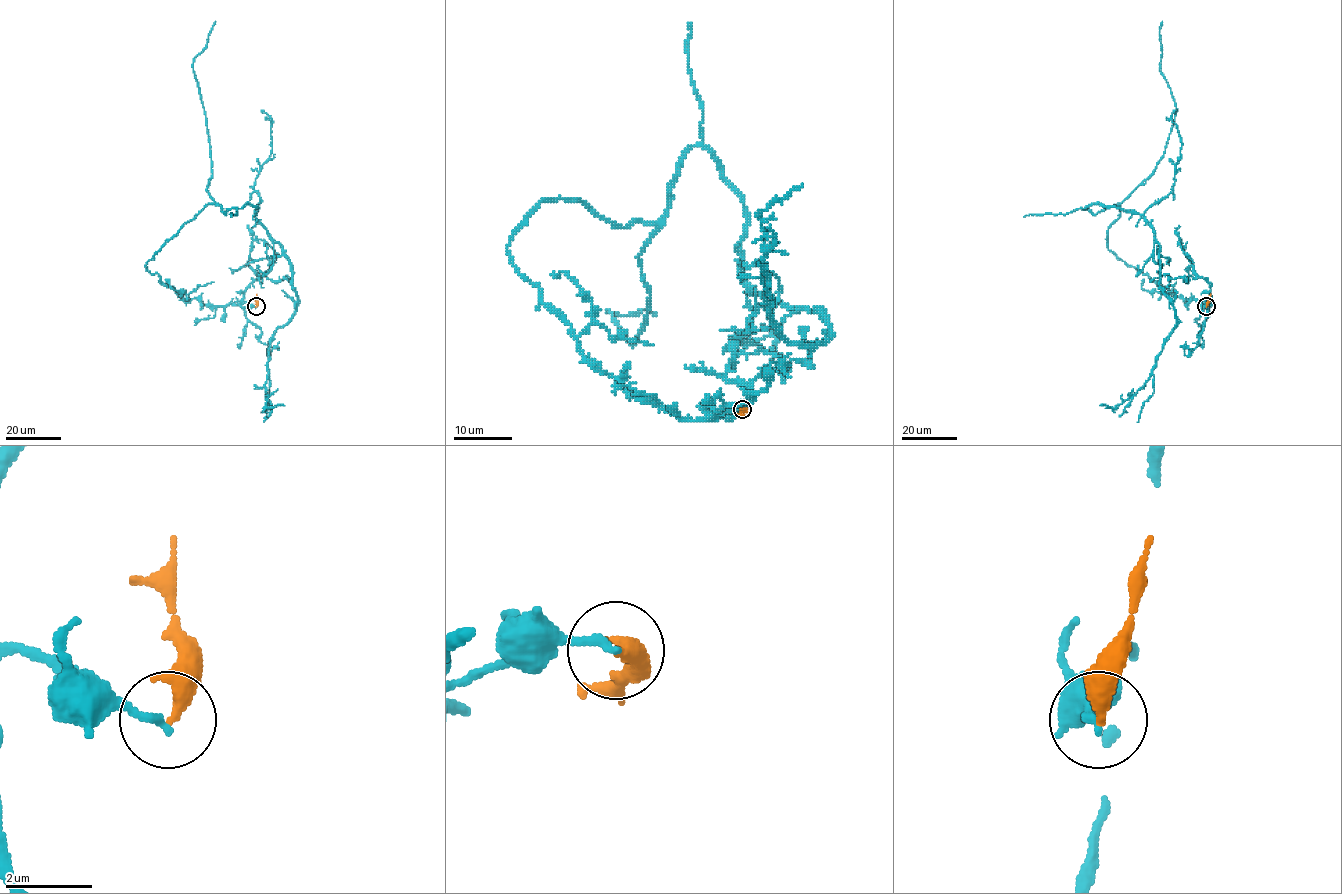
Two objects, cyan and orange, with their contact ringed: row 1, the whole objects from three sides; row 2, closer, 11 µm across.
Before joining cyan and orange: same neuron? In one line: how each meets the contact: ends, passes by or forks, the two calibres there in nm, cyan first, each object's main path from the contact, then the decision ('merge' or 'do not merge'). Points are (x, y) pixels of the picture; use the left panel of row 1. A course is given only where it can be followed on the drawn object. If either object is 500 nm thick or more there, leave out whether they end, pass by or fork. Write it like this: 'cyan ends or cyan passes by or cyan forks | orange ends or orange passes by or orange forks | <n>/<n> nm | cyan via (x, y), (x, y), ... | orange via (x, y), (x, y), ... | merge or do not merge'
cyan ends | orange ends | 190/360 nm | cyan via (255, 306), (183, 299), (145, 266), (206, 204), (258, 206), (297, 298), (267, 367), (264, 407), (285, 405) | orange via (255, 306), (256, 294) | do not merge

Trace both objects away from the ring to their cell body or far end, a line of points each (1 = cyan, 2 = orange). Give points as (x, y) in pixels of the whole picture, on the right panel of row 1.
1: (1207, 306), (1107, 247), (1118, 204), (1082, 208), (1144, 218), (1176, 324), (1145, 384), (1099, 405)
2: (1207, 306), (1210, 294)

